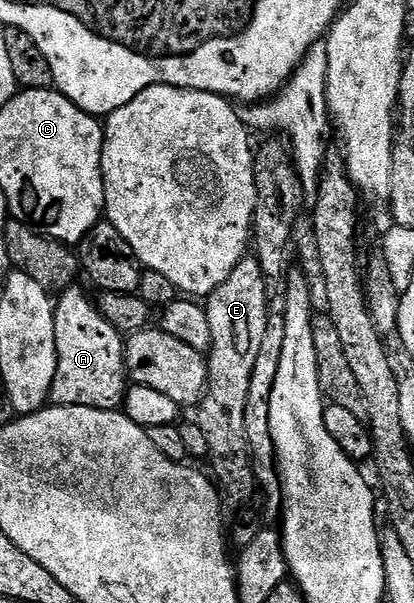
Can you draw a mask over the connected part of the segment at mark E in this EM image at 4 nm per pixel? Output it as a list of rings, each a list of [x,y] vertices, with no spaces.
[[[247,256],[240,260],[240,264],[236,264],[236,268],[232,268],[232,276],[228,276],[228,280],[224,280],[220,288],[212,291],[204,302],[208,325],[212,328],[212,344],[206,360],[208,368],[206,392],[196,407],[198,413],[196,423],[204,434],[204,440],[208,440],[208,464],[214,469],[213,477],[223,487],[230,486],[224,490],[224,494],[227,499],[230,497],[234,502],[244,501],[256,490],[254,467],[250,464],[250,449],[244,436],[244,408],[248,404],[248,384],[252,381],[252,367],[256,364],[260,344],[264,344],[264,330],[268,327],[268,318],[272,313],[270,298],[266,295],[266,286],[268,282],[262,277],[262,269],[257,258]]]

